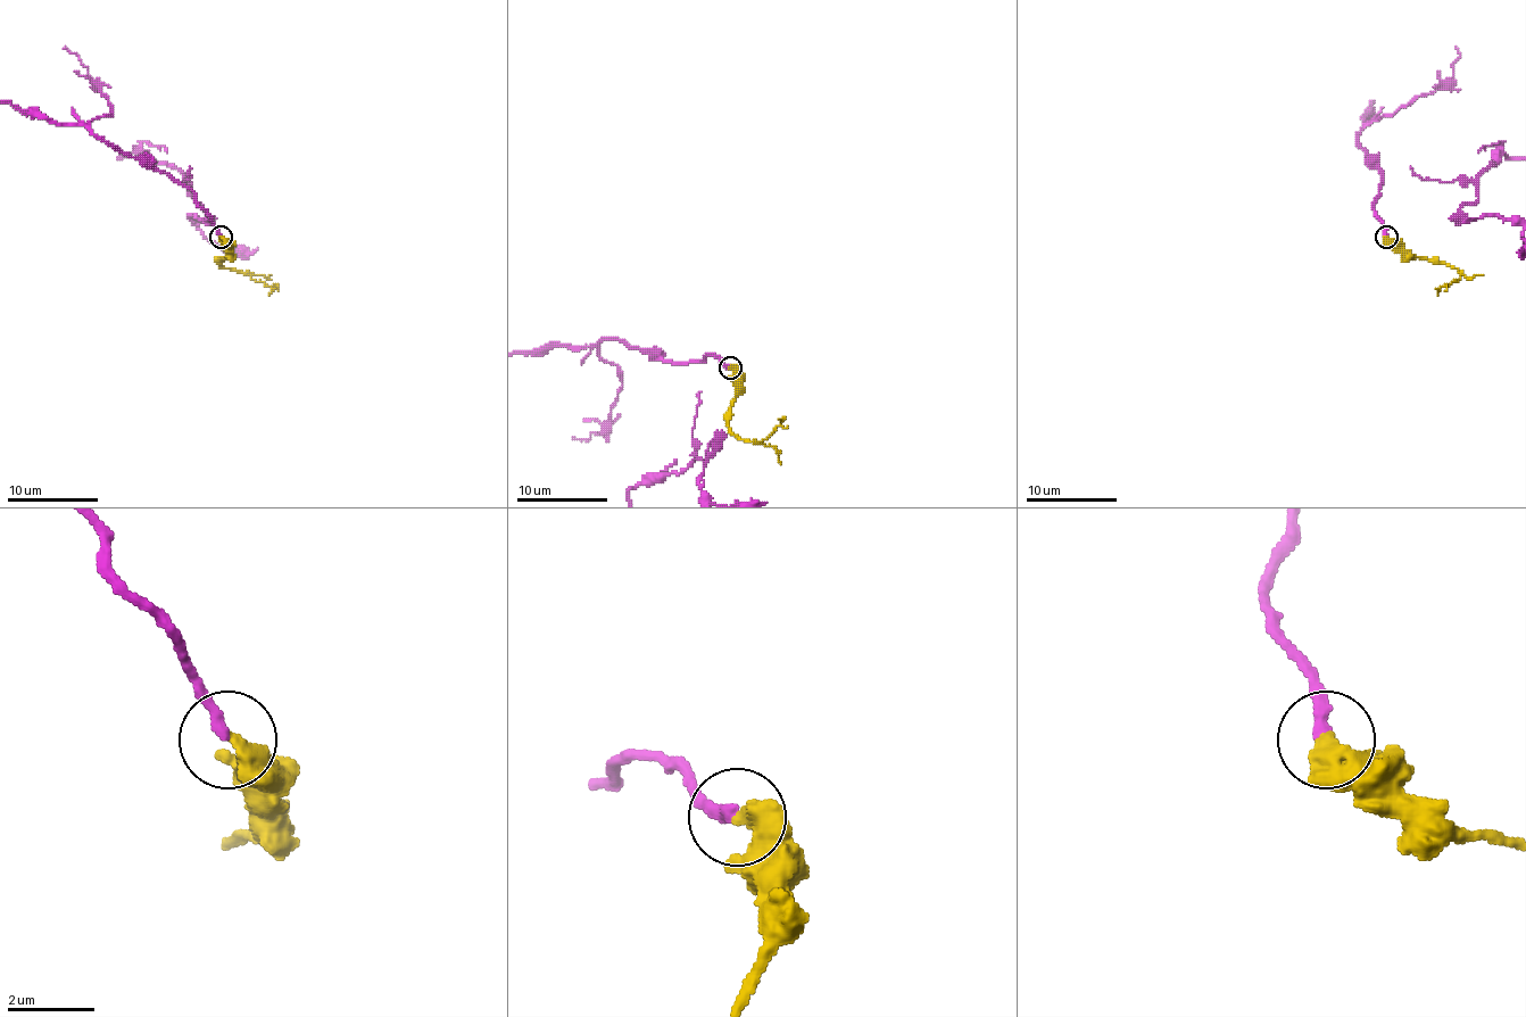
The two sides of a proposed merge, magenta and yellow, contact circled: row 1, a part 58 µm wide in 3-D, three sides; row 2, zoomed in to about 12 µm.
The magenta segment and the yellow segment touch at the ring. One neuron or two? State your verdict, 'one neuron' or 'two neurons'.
one neuron

